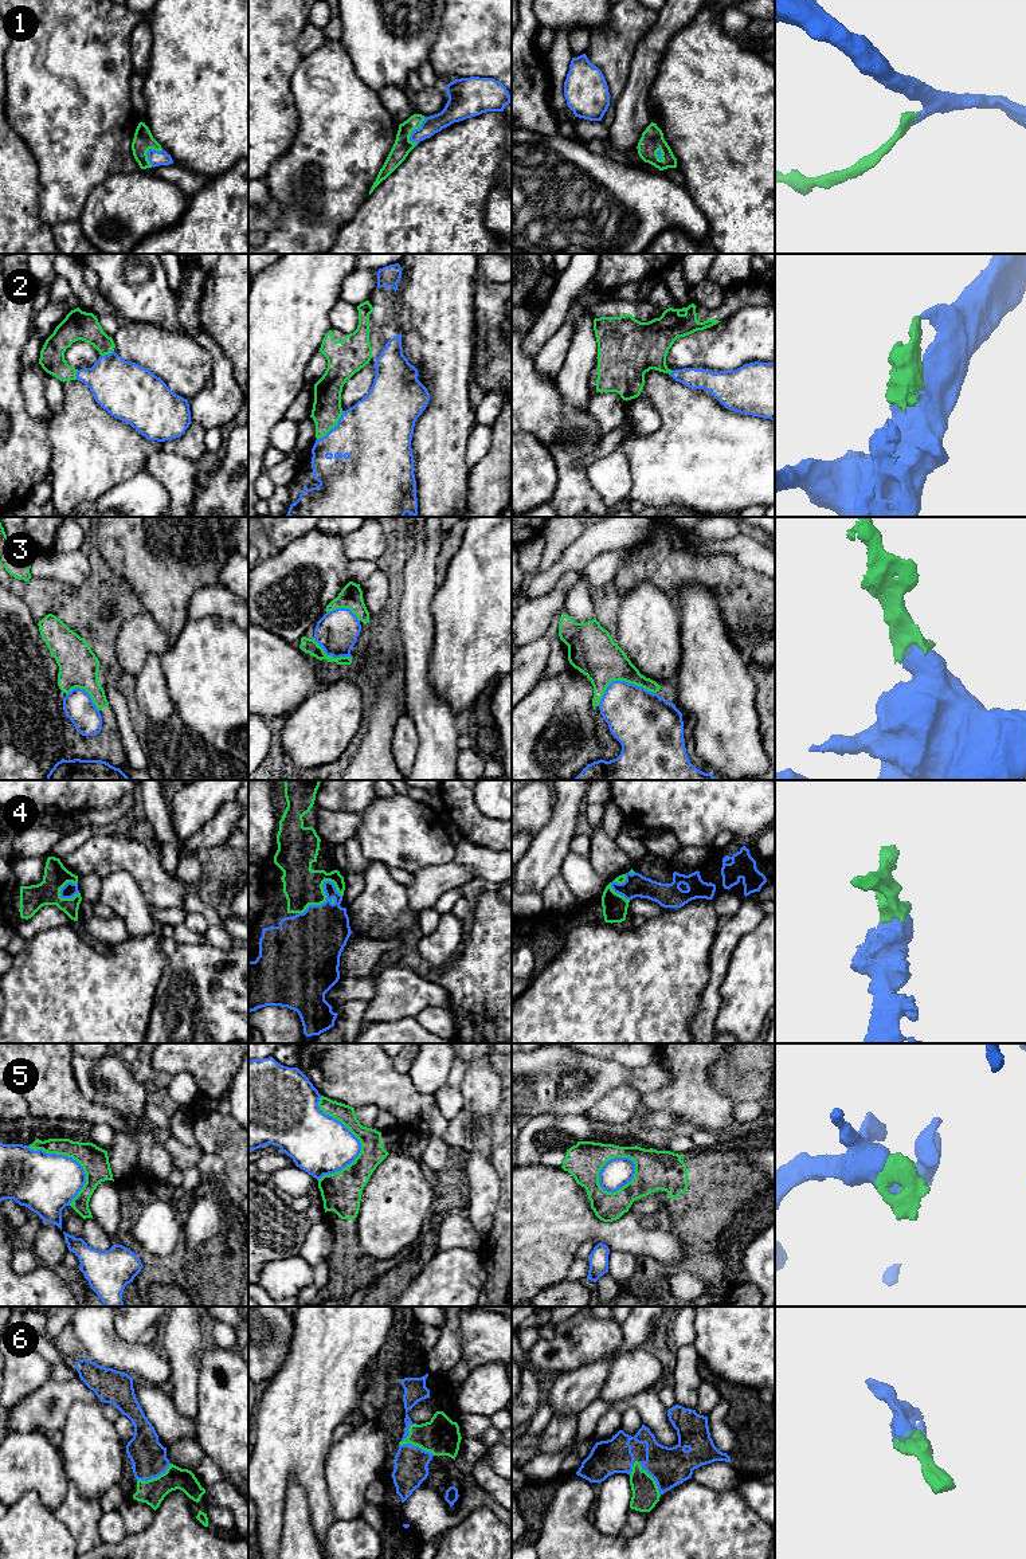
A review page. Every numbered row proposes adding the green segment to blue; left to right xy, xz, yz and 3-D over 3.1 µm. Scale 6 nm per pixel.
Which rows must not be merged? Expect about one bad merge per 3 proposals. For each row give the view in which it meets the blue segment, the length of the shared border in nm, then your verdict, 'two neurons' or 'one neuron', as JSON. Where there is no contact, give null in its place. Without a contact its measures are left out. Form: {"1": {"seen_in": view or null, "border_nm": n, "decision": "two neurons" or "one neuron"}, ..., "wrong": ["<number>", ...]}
{"1": {"seen_in": "xz", "border_nm": 180, "decision": "one neuron"}, "2": {"seen_in": "xz", "border_nm": 240, "decision": "one neuron"}, "3": {"seen_in": "yz", "border_nm": 360, "decision": "two neurons"}, "4": {"seen_in": "xz", "border_nm": 280, "decision": "one neuron"}, "5": {"seen_in": "xz", "border_nm": 500, "decision": "two neurons"}, "6": {"seen_in": "xy", "border_nm": 220, "decision": "one neuron"}, "wrong": ["3", "5"]}

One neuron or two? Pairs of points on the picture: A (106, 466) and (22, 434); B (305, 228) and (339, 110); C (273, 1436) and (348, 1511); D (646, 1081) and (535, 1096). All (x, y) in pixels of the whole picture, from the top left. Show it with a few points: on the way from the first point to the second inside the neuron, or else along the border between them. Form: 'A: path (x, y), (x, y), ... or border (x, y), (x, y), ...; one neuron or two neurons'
A: border (47, 420), (51, 442), (50, 471); two neurons
B: path (318, 199), (321, 180), (339, 151), (339, 140); one neuron
C: border (325, 1461), (327, 1489), (336, 1520); two neurons
D: path (618, 1076), (596, 1076), (590, 1082), (563, 1082); one neuron

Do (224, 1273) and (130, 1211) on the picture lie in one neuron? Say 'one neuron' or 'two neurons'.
one neuron

